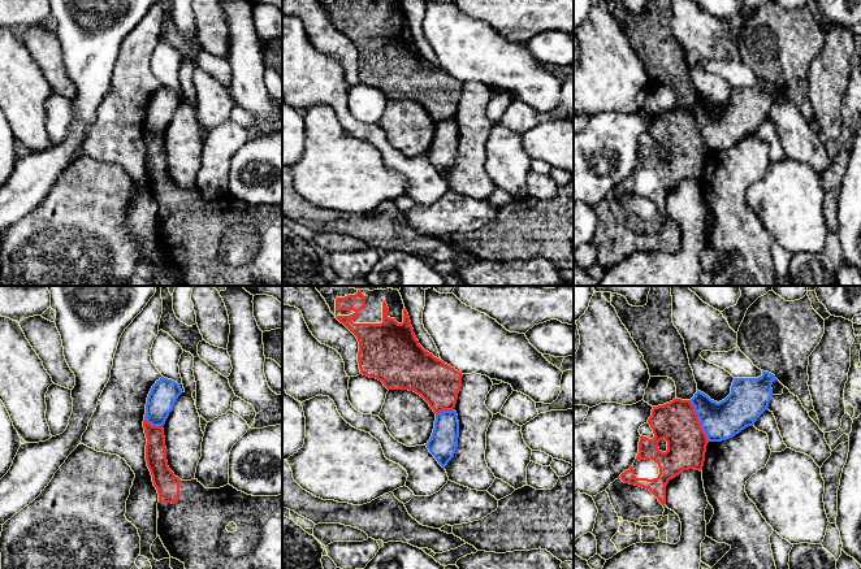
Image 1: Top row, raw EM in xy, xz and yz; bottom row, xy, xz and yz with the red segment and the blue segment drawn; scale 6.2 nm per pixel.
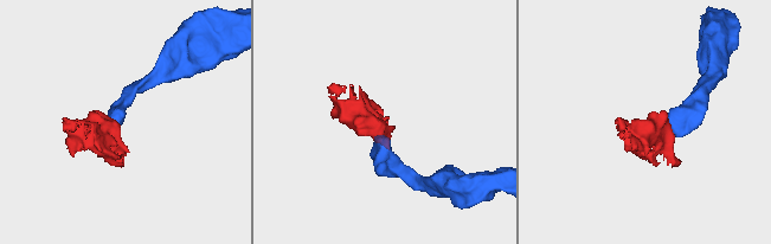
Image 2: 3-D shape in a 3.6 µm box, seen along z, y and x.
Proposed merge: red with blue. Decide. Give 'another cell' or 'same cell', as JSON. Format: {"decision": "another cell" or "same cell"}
{"decision": "another cell"}

